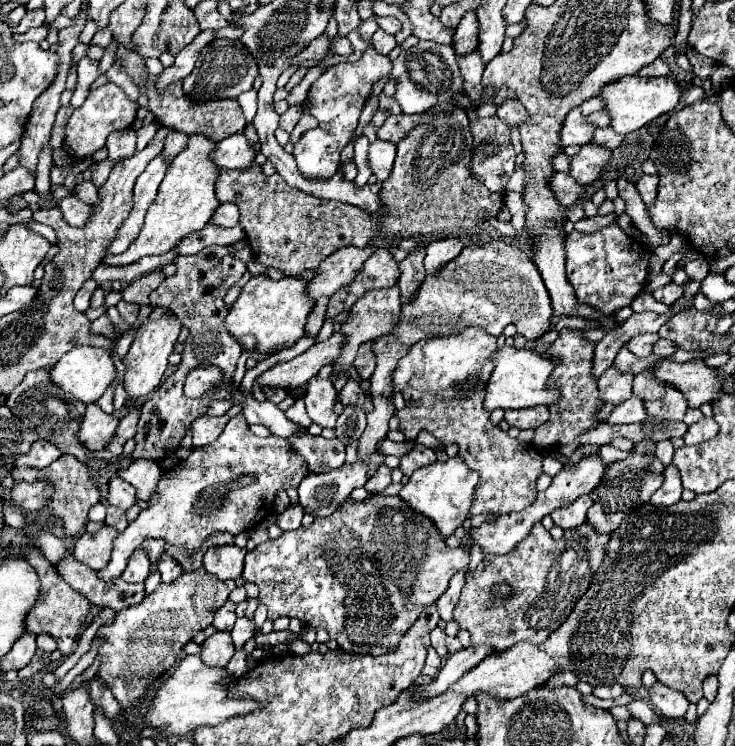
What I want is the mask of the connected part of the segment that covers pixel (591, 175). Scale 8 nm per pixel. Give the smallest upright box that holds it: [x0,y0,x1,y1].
[571,144,611,184]

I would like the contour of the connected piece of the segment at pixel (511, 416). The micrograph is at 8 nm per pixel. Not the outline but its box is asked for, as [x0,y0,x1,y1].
[505,406,549,430]

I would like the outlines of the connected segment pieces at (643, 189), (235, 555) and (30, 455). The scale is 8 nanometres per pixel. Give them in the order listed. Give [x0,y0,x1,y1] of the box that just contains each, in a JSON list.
[[637,174,657,206],[203,544,247,580],[17,440,61,468]]

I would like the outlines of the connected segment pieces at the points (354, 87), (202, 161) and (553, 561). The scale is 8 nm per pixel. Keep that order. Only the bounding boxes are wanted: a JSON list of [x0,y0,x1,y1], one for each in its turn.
[[293,45,391,180],[103,134,221,266],[453,522,609,652]]

